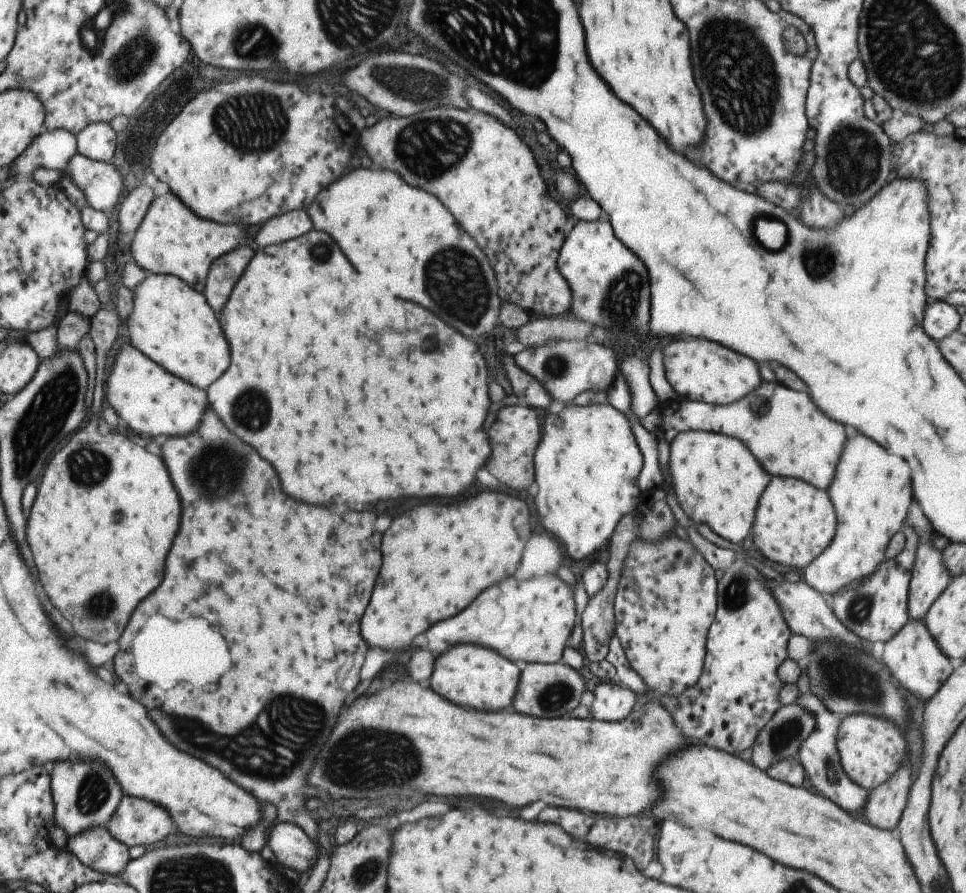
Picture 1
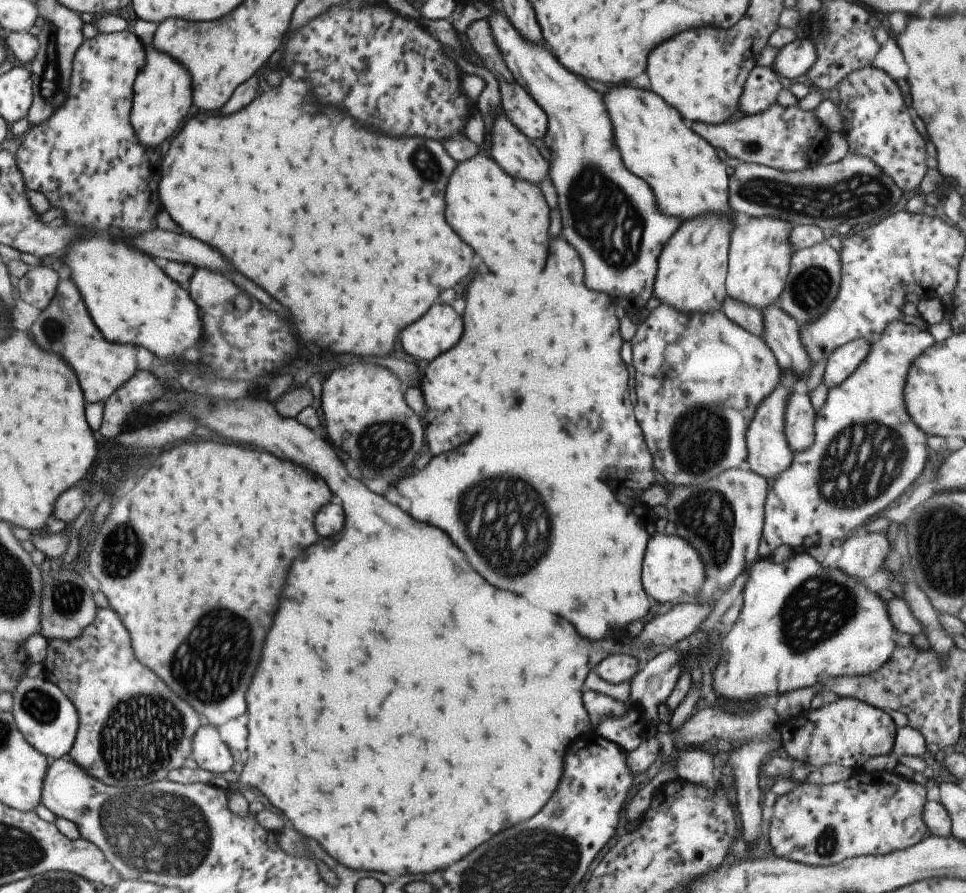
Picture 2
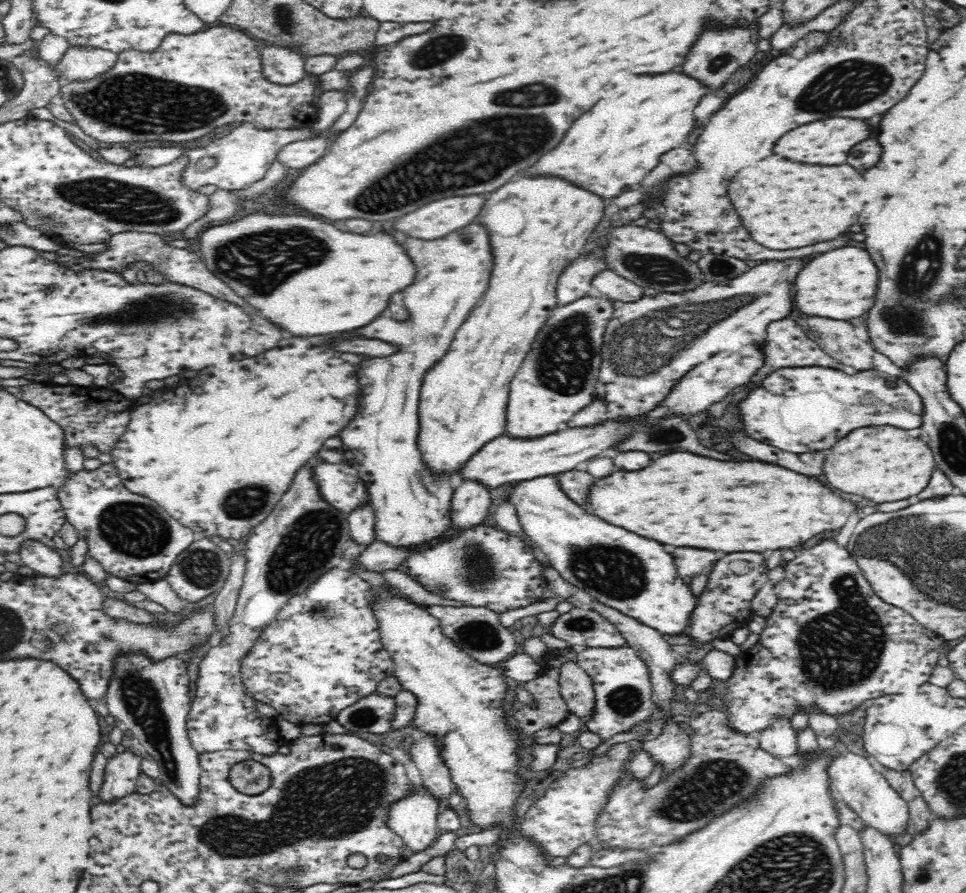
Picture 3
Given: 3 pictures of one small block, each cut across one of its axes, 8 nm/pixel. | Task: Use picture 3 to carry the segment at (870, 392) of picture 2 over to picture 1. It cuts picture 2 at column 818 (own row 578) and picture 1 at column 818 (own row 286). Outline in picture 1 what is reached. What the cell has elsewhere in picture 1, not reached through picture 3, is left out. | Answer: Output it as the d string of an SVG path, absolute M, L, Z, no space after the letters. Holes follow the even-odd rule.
M761 380L755 390L751 390L749 394L727 406L713 406L705 402L689 402L683 398L673 398L661 402L657 410L661 416L659 432L663 432L667 444L673 442L677 434L687 430L733 436L741 440L749 448L749 452L753 452L757 462L763 462L763 468L771 476L799 478L823 490L831 482L835 462L845 442L843 426L827 418L809 400L807 394L793 392L777 382Z

